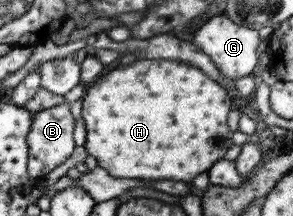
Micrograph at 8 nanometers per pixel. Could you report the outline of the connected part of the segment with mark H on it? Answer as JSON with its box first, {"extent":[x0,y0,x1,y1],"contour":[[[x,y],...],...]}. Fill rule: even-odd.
{"extent":[81,59,233,183],"contour":[[[166,59],[134,61],[98,77],[98,81],[84,92],[81,118],[86,125],[86,137],[83,146],[86,154],[96,159],[98,167],[108,171],[112,177],[170,179],[186,183],[198,173],[206,172],[233,146],[226,125],[226,116],[233,102],[229,90],[194,67]]]}

